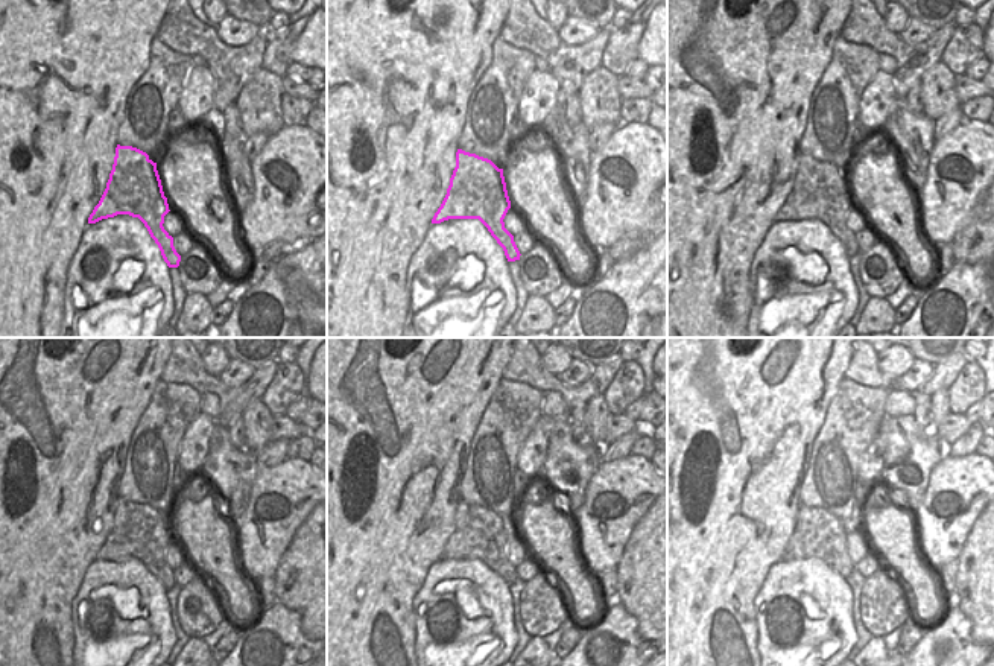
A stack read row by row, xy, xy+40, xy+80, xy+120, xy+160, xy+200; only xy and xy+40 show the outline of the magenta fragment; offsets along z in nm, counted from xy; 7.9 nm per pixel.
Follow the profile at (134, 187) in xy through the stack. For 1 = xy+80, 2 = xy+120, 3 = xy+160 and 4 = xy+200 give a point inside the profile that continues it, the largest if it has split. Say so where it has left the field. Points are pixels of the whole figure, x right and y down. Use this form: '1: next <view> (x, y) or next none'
1: next xy+80 (821, 190)
2: next xy+120 (139, 532)
3: next xy+160 (479, 532)
4: next xy+200 (819, 534)

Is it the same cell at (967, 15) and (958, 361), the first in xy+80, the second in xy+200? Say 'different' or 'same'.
different

